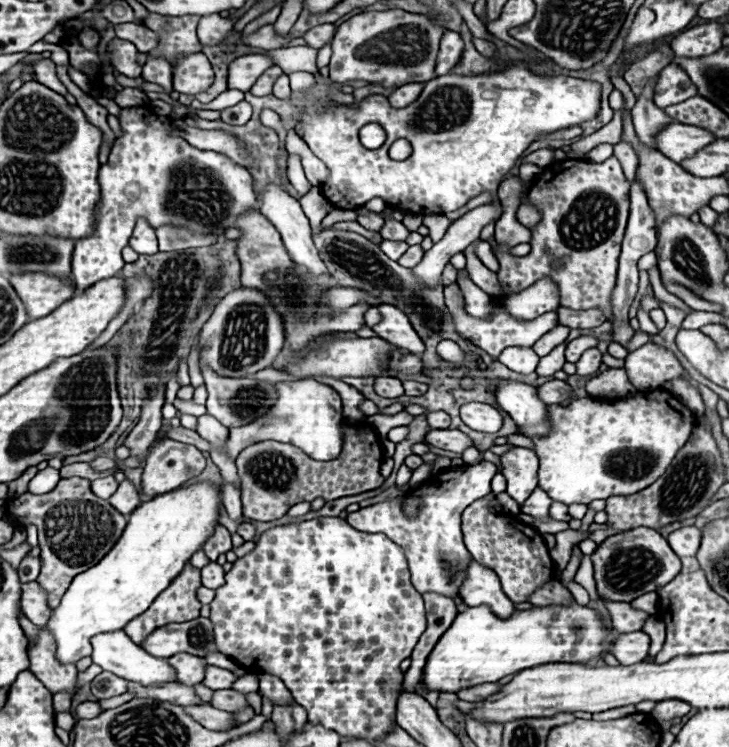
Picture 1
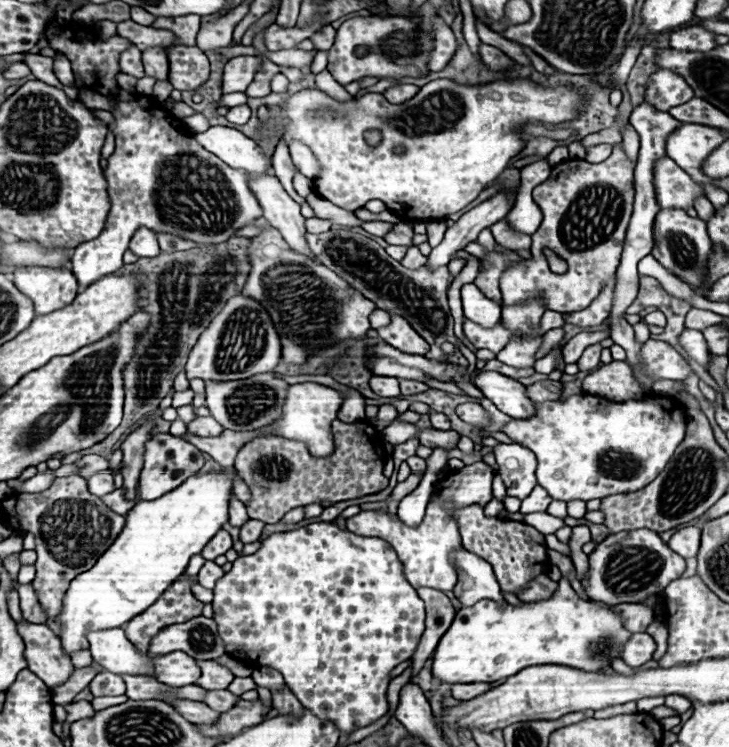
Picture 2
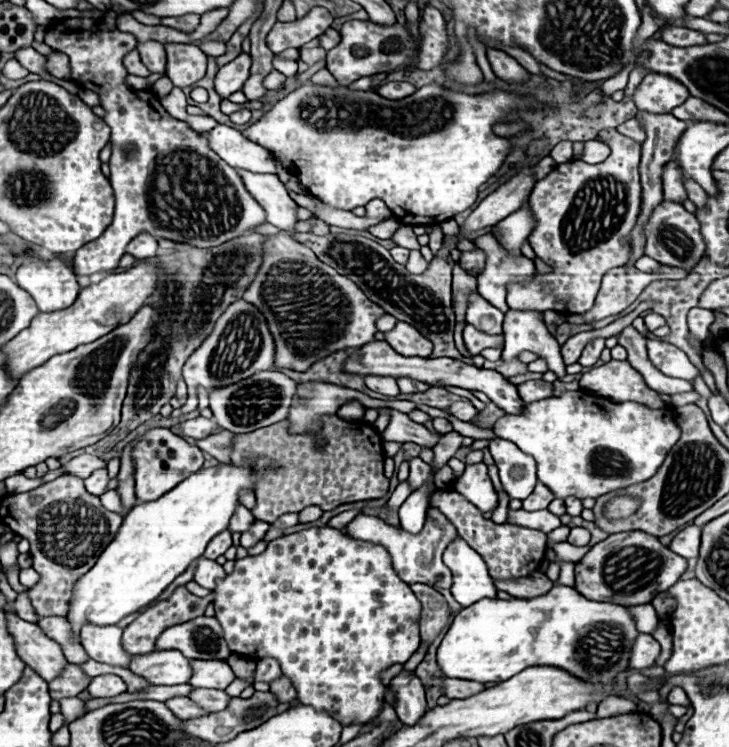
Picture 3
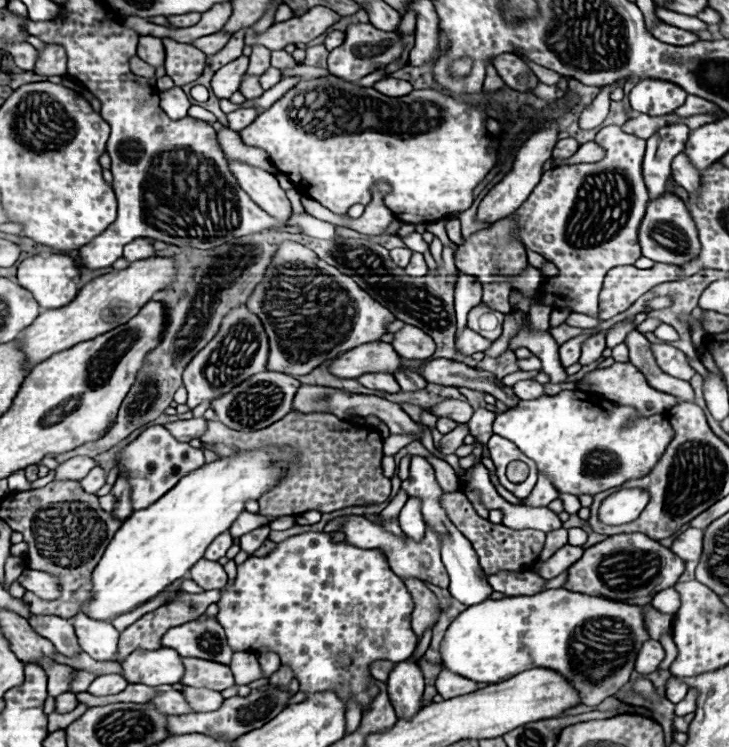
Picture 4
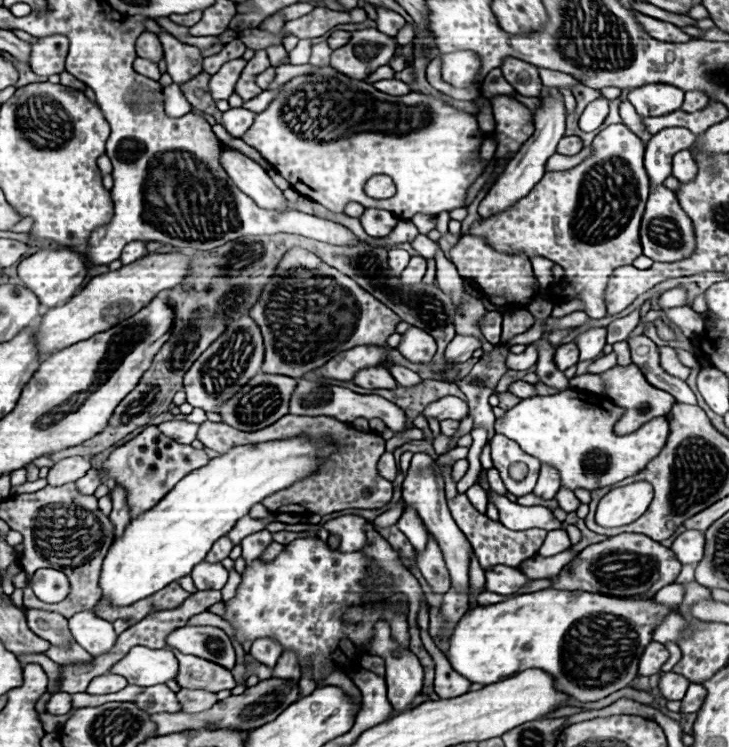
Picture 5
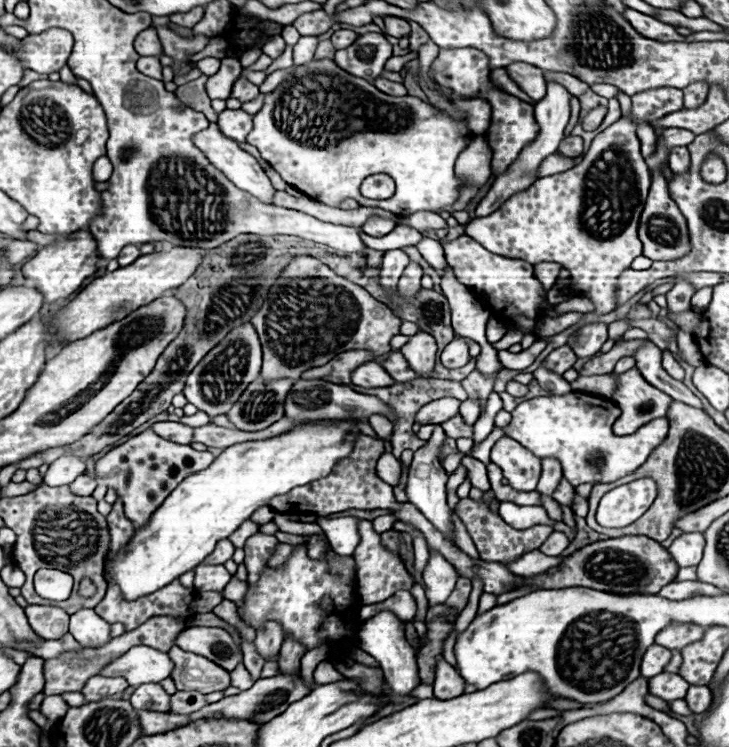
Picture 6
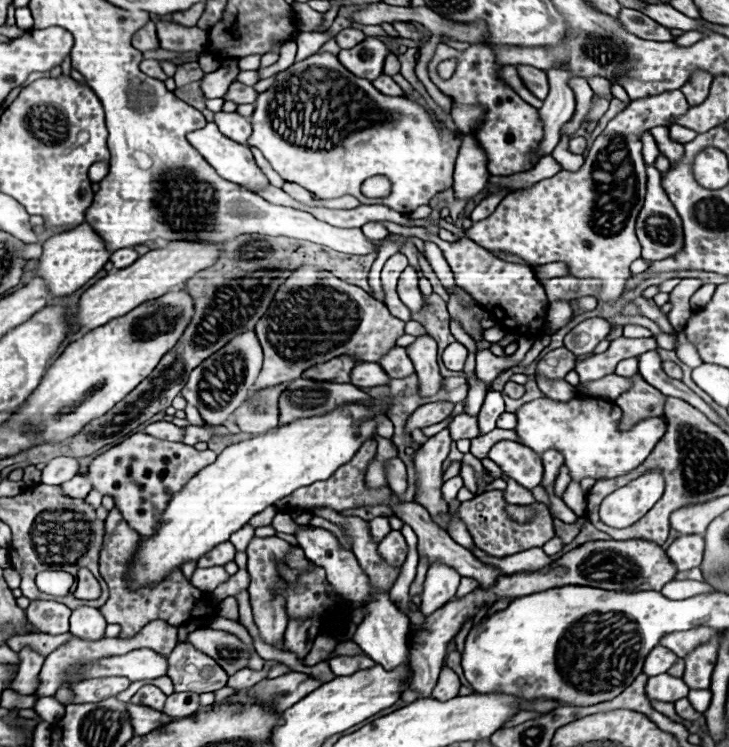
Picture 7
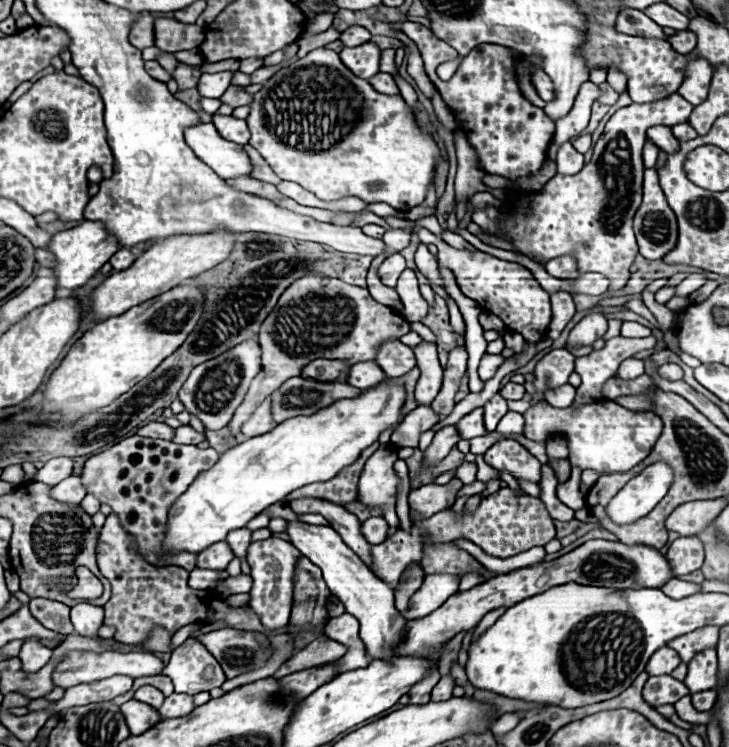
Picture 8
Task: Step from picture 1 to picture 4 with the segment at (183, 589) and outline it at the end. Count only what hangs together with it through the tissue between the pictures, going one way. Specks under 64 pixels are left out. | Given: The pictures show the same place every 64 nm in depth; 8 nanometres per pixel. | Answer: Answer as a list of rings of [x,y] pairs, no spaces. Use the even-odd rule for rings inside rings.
[[[180,592],[172,602],[162,604],[160,608],[144,614],[142,618],[138,618],[134,624],[130,624],[122,634],[120,634],[120,644],[118,644],[118,656],[124,654],[124,658],[128,654],[132,654],[132,650],[158,650],[160,648],[160,638],[166,630],[186,624],[190,620],[200,618],[206,608],[214,602],[220,600],[220,592],[204,592],[204,594],[188,594],[188,592]]]

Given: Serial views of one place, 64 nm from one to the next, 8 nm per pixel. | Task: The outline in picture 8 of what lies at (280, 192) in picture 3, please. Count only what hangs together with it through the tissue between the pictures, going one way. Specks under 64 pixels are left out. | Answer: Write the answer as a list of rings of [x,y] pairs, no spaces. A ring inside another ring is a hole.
[[[212,122],[186,128],[184,136],[186,144],[196,152],[196,156],[206,162],[220,178],[250,178],[252,164],[244,148],[220,138]]]

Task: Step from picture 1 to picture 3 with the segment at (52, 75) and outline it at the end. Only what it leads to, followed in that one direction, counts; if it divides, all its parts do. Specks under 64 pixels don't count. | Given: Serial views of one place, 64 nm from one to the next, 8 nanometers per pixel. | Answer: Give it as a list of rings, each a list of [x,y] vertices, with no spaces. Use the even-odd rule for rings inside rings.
[[[24,48],[24,50],[18,50],[16,52],[16,60],[28,68],[32,74],[38,74],[42,80],[48,80],[48,82],[54,82],[56,78],[52,74],[46,72],[46,56],[38,54],[34,48]]]

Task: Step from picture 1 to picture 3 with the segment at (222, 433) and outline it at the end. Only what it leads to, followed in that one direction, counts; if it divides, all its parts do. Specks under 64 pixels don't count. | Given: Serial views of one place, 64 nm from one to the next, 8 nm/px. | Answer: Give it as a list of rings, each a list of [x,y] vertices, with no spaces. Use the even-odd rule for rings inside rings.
[[[198,416],[198,418],[182,422],[182,434],[190,436],[190,438],[210,436],[210,434],[216,432],[216,428],[218,428],[218,424],[212,418],[204,418],[204,416]]]

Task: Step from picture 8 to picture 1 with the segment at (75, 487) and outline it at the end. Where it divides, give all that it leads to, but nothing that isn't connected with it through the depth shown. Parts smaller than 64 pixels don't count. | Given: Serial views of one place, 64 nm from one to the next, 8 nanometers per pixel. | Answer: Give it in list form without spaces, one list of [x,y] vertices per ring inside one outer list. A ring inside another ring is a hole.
[[[106,476],[106,478],[98,478],[98,480],[92,480],[92,492],[104,500],[108,500],[118,488],[118,482],[114,476]]]

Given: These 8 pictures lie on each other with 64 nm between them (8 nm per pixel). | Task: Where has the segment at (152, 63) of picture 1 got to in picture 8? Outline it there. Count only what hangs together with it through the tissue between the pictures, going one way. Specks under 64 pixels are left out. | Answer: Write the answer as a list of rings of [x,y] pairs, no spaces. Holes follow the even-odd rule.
[[[144,12],[142,18],[132,26],[130,42],[140,50],[154,46],[154,18],[150,16],[150,12]]]

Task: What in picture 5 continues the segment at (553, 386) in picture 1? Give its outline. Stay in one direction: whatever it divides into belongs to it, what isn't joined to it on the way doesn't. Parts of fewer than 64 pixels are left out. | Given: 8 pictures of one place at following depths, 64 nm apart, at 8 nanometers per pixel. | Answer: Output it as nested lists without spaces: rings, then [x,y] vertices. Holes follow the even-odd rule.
[[[518,380],[518,382],[514,382],[508,388],[508,392],[512,392],[518,398],[532,398],[532,396],[536,396],[536,386],[534,384],[528,384],[524,380]]]

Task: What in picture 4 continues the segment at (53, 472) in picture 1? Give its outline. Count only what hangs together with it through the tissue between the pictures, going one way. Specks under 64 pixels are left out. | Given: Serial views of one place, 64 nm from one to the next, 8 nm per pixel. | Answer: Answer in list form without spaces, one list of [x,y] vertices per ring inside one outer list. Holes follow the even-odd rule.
[[[20,470],[20,472],[16,472],[16,474],[12,474],[12,476],[8,478],[8,488],[10,488],[10,492],[30,490],[30,482],[26,480],[26,476],[24,476],[24,470]]]

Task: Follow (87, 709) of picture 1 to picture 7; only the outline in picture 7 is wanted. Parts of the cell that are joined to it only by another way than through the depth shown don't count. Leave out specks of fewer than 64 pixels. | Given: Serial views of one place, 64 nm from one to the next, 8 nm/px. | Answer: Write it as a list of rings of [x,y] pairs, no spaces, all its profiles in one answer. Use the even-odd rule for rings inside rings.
[[[40,698],[34,706],[34,710],[42,716],[42,720],[54,724],[58,718],[64,716],[64,704],[60,704],[56,698]]]

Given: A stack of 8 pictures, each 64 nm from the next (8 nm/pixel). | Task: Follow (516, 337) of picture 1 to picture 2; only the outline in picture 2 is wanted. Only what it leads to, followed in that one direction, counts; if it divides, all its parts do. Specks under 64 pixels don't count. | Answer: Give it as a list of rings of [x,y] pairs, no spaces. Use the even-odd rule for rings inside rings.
[[[546,310],[542,320],[540,320],[540,326],[538,326],[538,334],[546,334],[548,330],[552,328],[562,328],[564,326],[564,320],[562,320],[562,314],[560,312],[554,312],[554,310]],[[464,318],[464,336],[480,350],[480,348],[488,348],[490,352],[498,354],[512,338],[514,338],[514,332],[508,330],[502,322],[498,322],[494,328],[484,328],[468,318]]]

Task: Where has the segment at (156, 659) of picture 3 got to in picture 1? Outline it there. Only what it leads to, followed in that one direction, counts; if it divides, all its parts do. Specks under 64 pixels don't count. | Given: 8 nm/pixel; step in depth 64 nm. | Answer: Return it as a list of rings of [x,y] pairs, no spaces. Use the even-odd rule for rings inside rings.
[[[176,654],[176,656],[170,656],[168,662],[174,666],[176,678],[180,684],[194,686],[204,680],[206,666],[208,666],[204,658],[196,658],[192,654]]]

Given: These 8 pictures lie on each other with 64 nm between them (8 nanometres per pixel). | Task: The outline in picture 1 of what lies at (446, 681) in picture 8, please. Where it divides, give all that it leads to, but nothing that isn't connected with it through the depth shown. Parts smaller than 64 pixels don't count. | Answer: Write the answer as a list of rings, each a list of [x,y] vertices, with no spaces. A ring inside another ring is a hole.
[[[490,682],[490,684],[480,684],[480,686],[472,686],[472,688],[460,690],[458,698],[466,700],[466,702],[480,702],[480,700],[492,696],[492,694],[498,694],[500,690],[502,690],[502,684]]]

